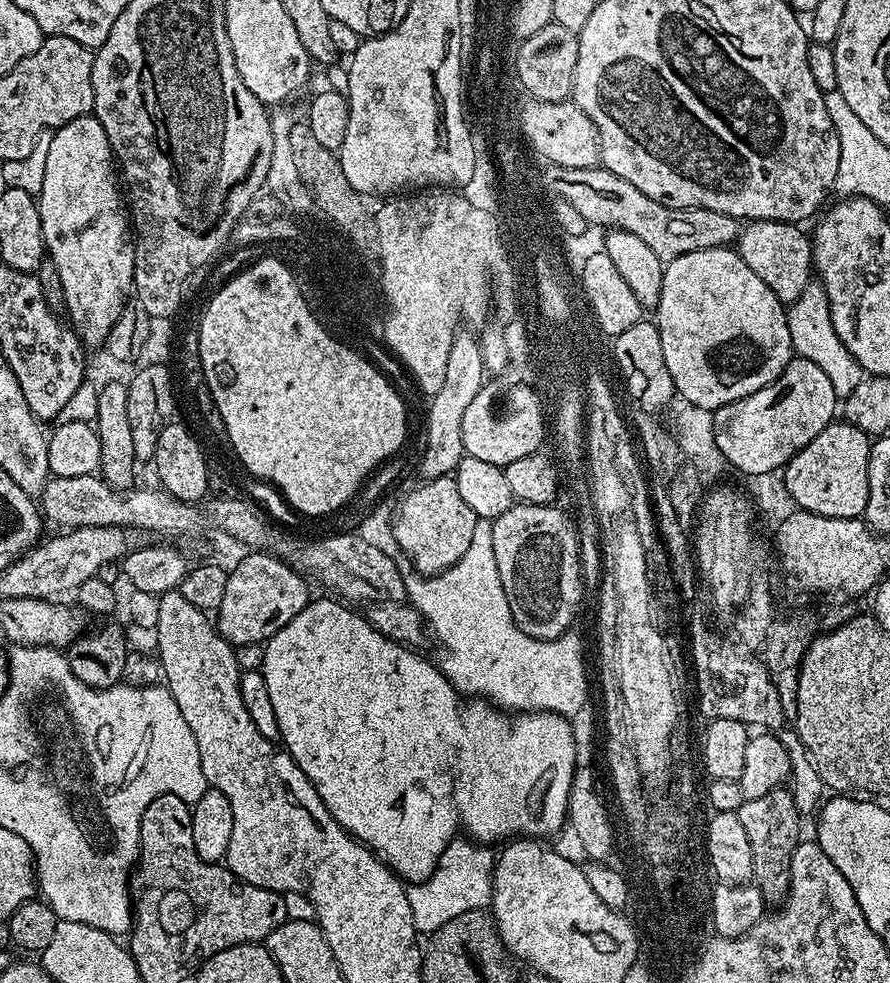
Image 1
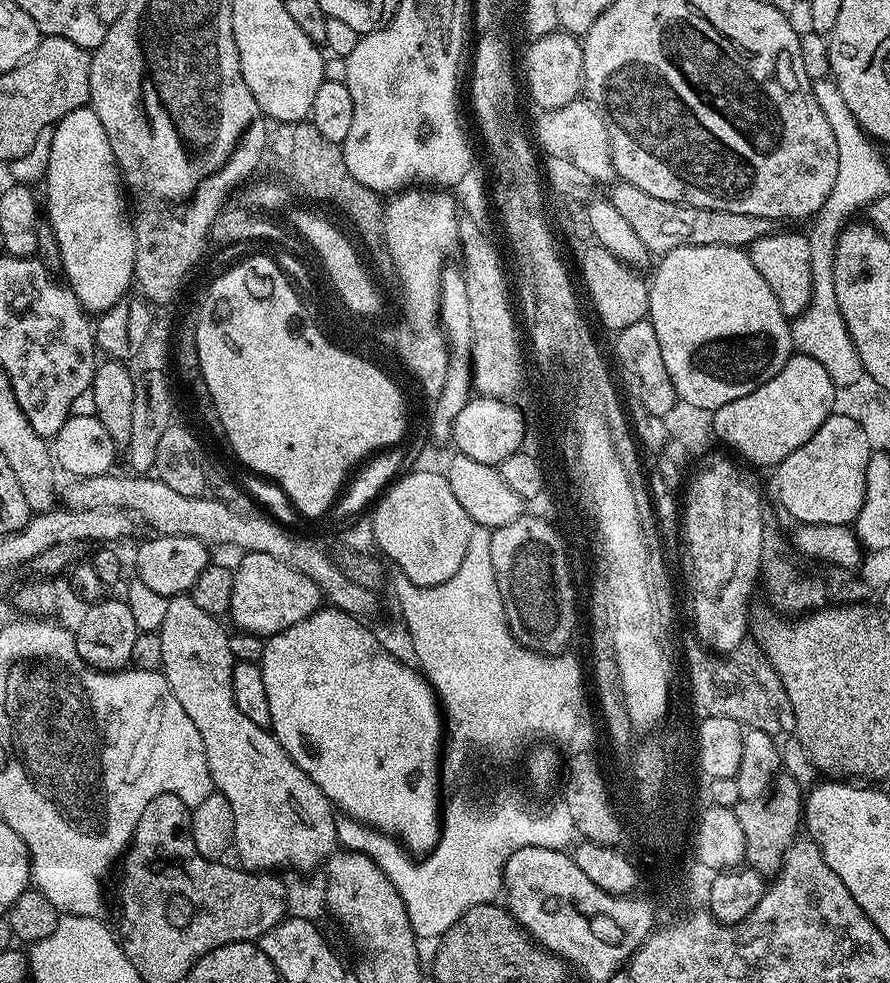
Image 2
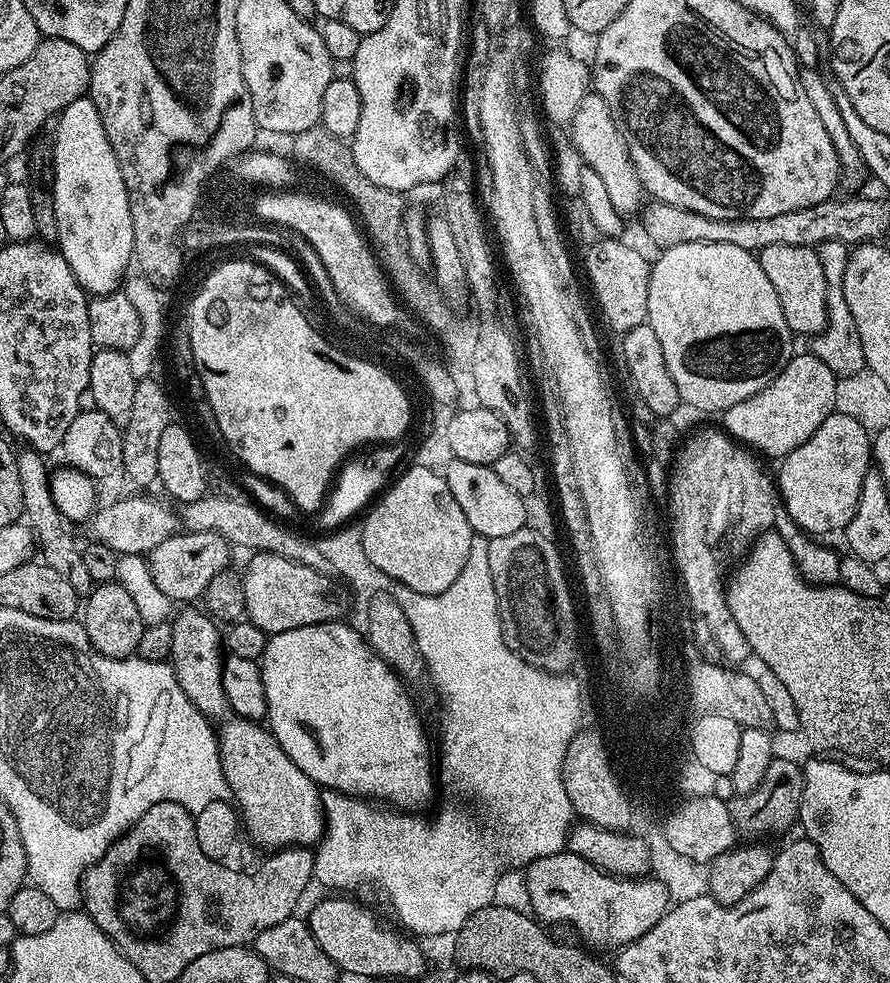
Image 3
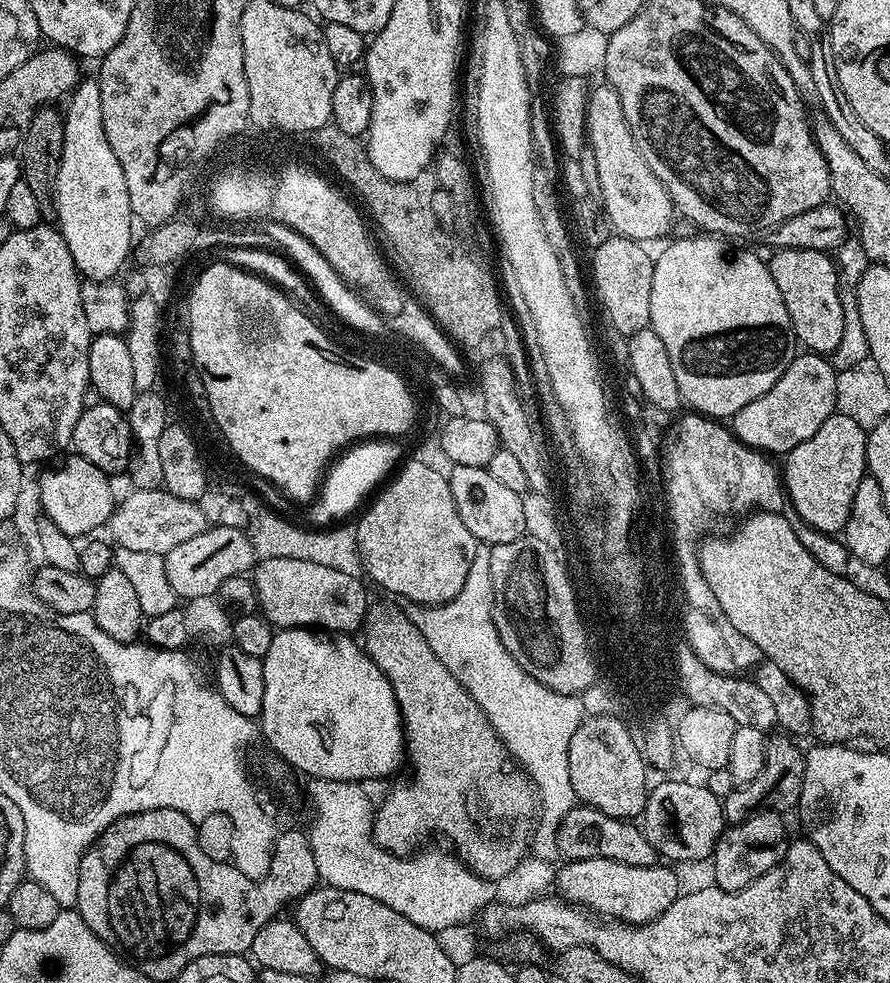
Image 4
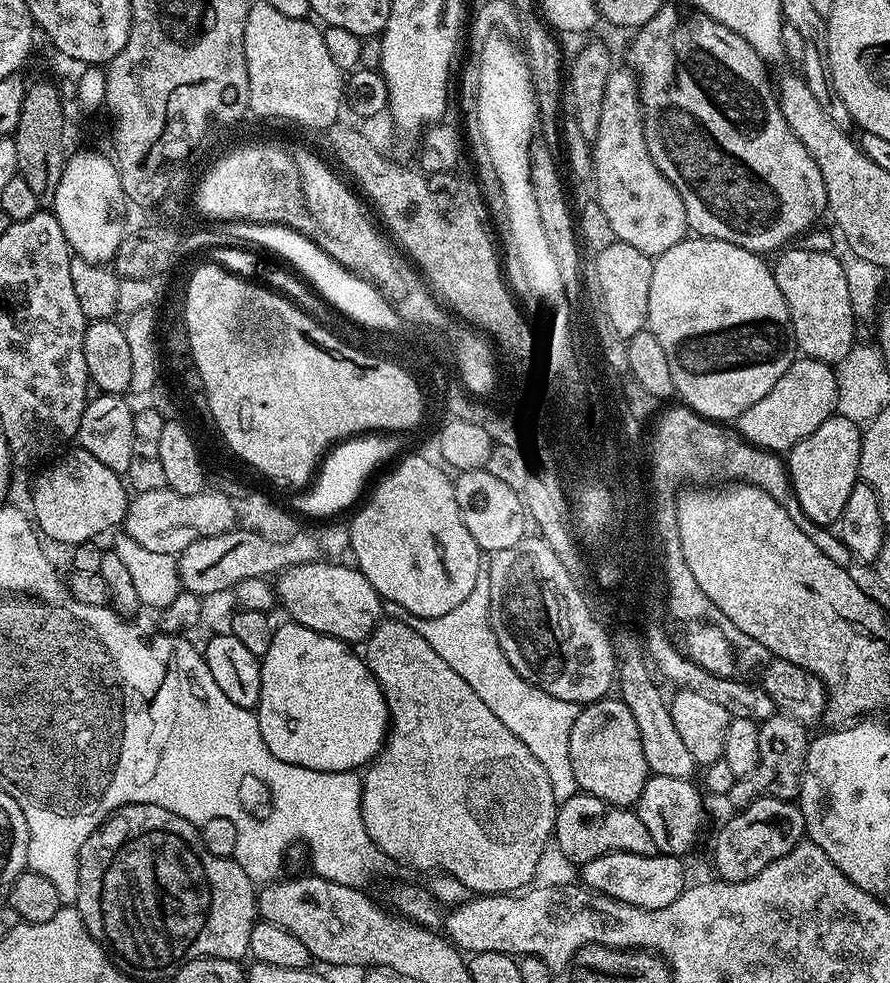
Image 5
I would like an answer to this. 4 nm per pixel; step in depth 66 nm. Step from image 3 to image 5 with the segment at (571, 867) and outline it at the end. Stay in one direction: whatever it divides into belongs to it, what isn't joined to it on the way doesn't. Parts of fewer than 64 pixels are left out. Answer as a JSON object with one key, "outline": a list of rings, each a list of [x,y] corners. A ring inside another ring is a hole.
{"outline":[[[611,852],[583,864],[582,880],[584,876],[583,883],[590,886],[594,892],[605,892],[610,898],[653,912],[662,906],[670,906],[674,898],[684,893],[684,863],[679,856],[643,856],[629,852]]]}

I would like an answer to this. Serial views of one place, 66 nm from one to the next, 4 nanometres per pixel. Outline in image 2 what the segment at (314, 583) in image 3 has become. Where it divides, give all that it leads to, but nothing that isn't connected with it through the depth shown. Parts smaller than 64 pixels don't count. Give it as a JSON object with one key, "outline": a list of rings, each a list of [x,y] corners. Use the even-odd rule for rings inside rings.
{"outline":[[[244,552],[241,557],[240,565],[235,565],[232,574],[234,586],[227,610],[239,631],[267,638],[302,622],[302,618],[310,618],[310,614],[321,608],[318,586],[306,574],[298,574],[294,566],[286,566],[286,562],[261,552]]]}

